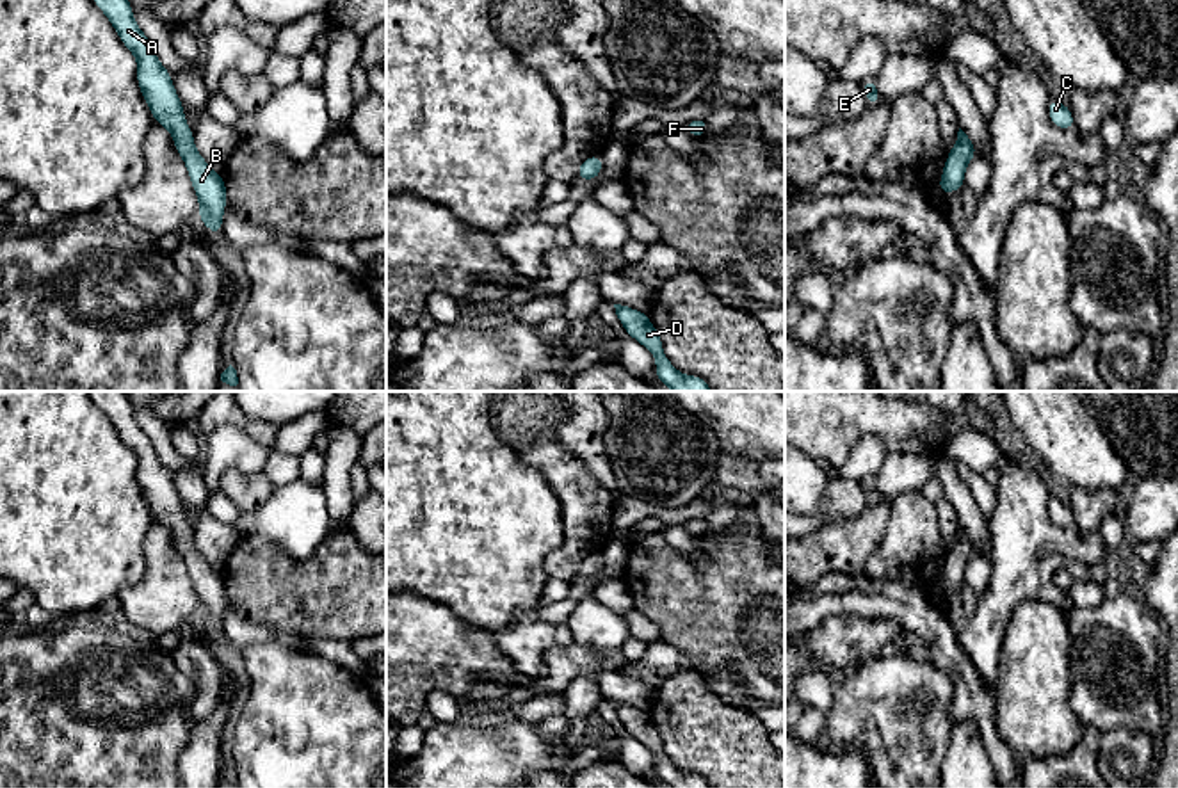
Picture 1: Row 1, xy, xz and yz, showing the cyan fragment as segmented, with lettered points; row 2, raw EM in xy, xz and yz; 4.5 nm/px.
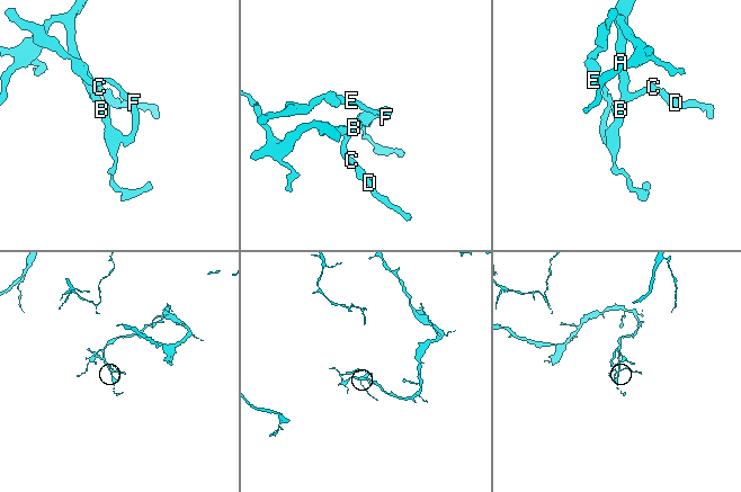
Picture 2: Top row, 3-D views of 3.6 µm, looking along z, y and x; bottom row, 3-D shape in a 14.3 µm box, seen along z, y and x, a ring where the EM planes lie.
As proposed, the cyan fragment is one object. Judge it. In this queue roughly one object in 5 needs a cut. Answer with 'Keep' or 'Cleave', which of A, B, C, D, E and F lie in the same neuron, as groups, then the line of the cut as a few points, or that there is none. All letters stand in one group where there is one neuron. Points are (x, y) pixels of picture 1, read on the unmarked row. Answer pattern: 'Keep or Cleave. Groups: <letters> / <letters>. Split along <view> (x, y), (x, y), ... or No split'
Keep. Groups: A B C D E F. No split

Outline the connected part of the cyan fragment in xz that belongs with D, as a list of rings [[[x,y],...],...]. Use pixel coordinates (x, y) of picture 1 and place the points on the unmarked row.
[[[614,703],[614,706],[625,729],[655,754],[655,772],[662,783],[673,788],[710,788],[703,776],[683,774],[671,763],[664,752],[662,736],[651,724],[648,712],[621,703]]]

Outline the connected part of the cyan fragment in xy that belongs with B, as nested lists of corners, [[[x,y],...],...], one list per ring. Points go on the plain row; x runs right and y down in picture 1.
[[[91,391],[93,400],[105,411],[123,443],[137,457],[137,482],[155,516],[174,537],[174,548],[183,557],[190,582],[199,598],[199,619],[221,635],[226,607],[224,575],[217,573],[194,544],[194,534],[183,514],[183,503],[174,489],[171,471],[157,457],[149,438],[132,413],[125,391]]]

